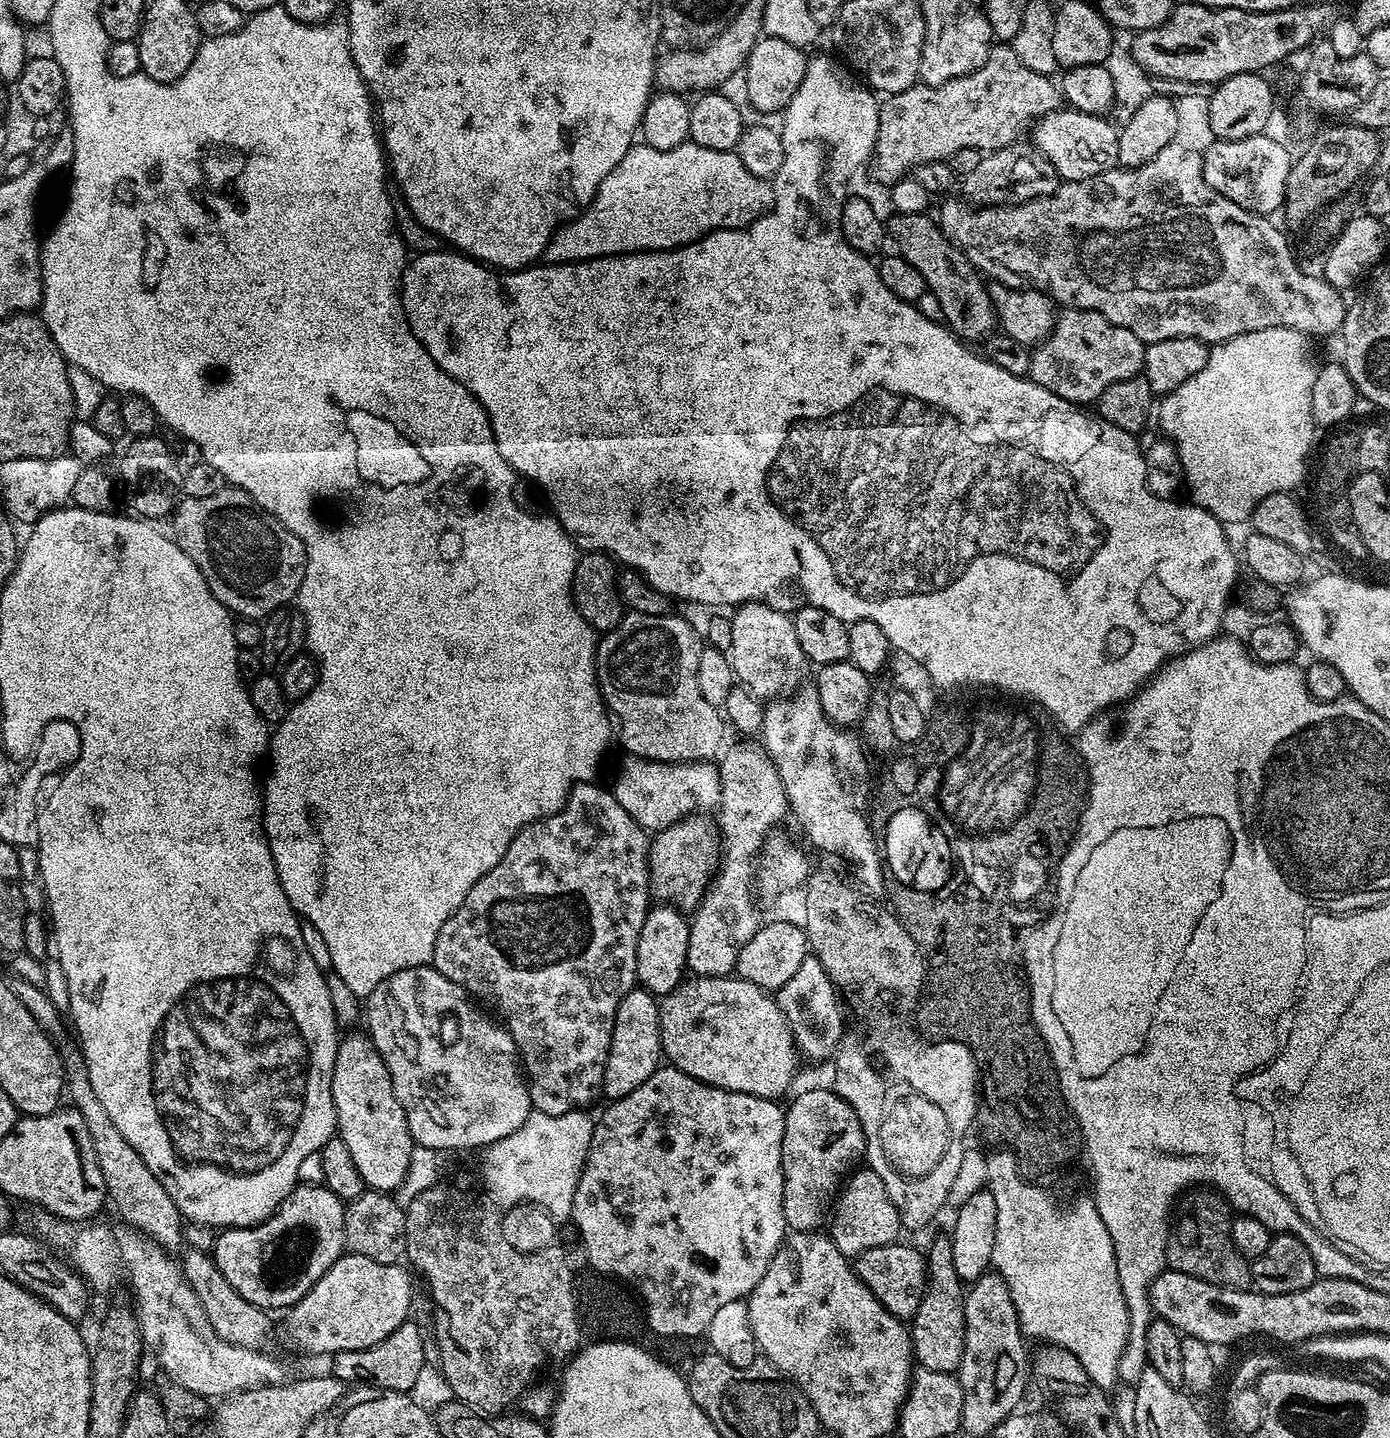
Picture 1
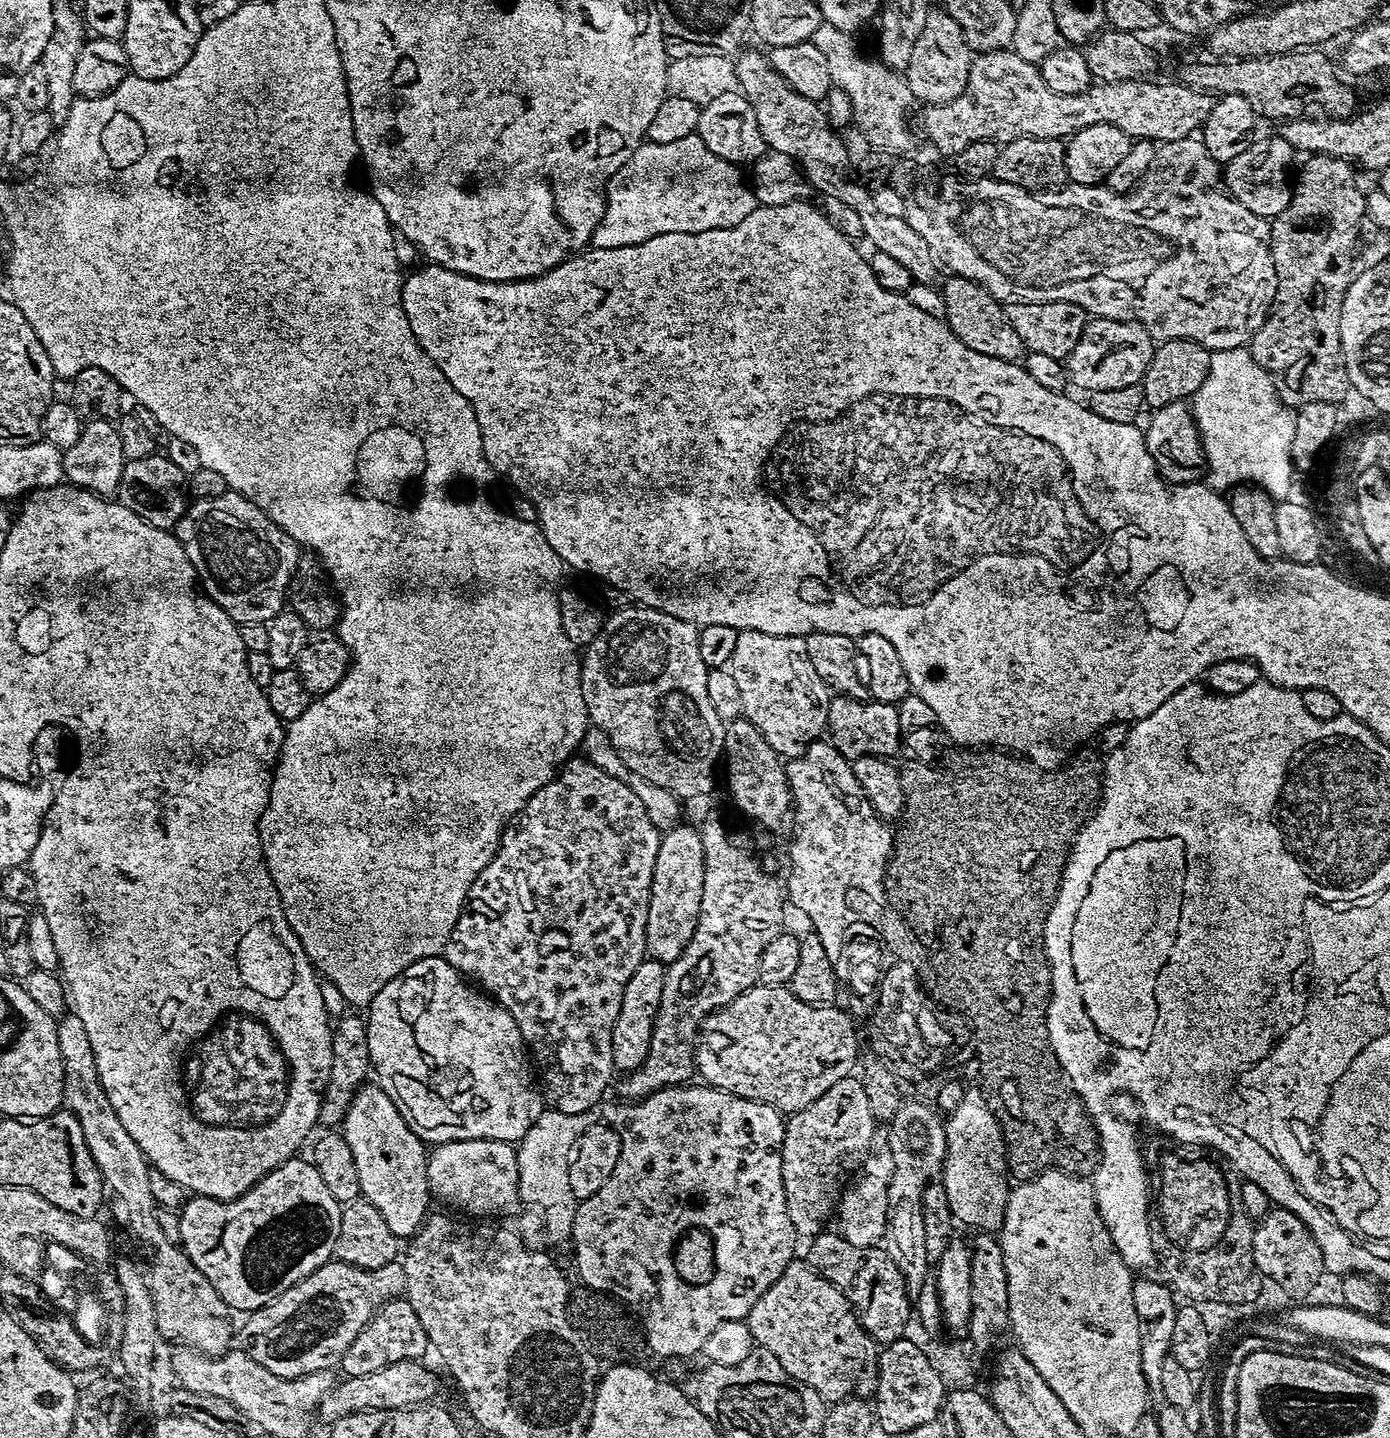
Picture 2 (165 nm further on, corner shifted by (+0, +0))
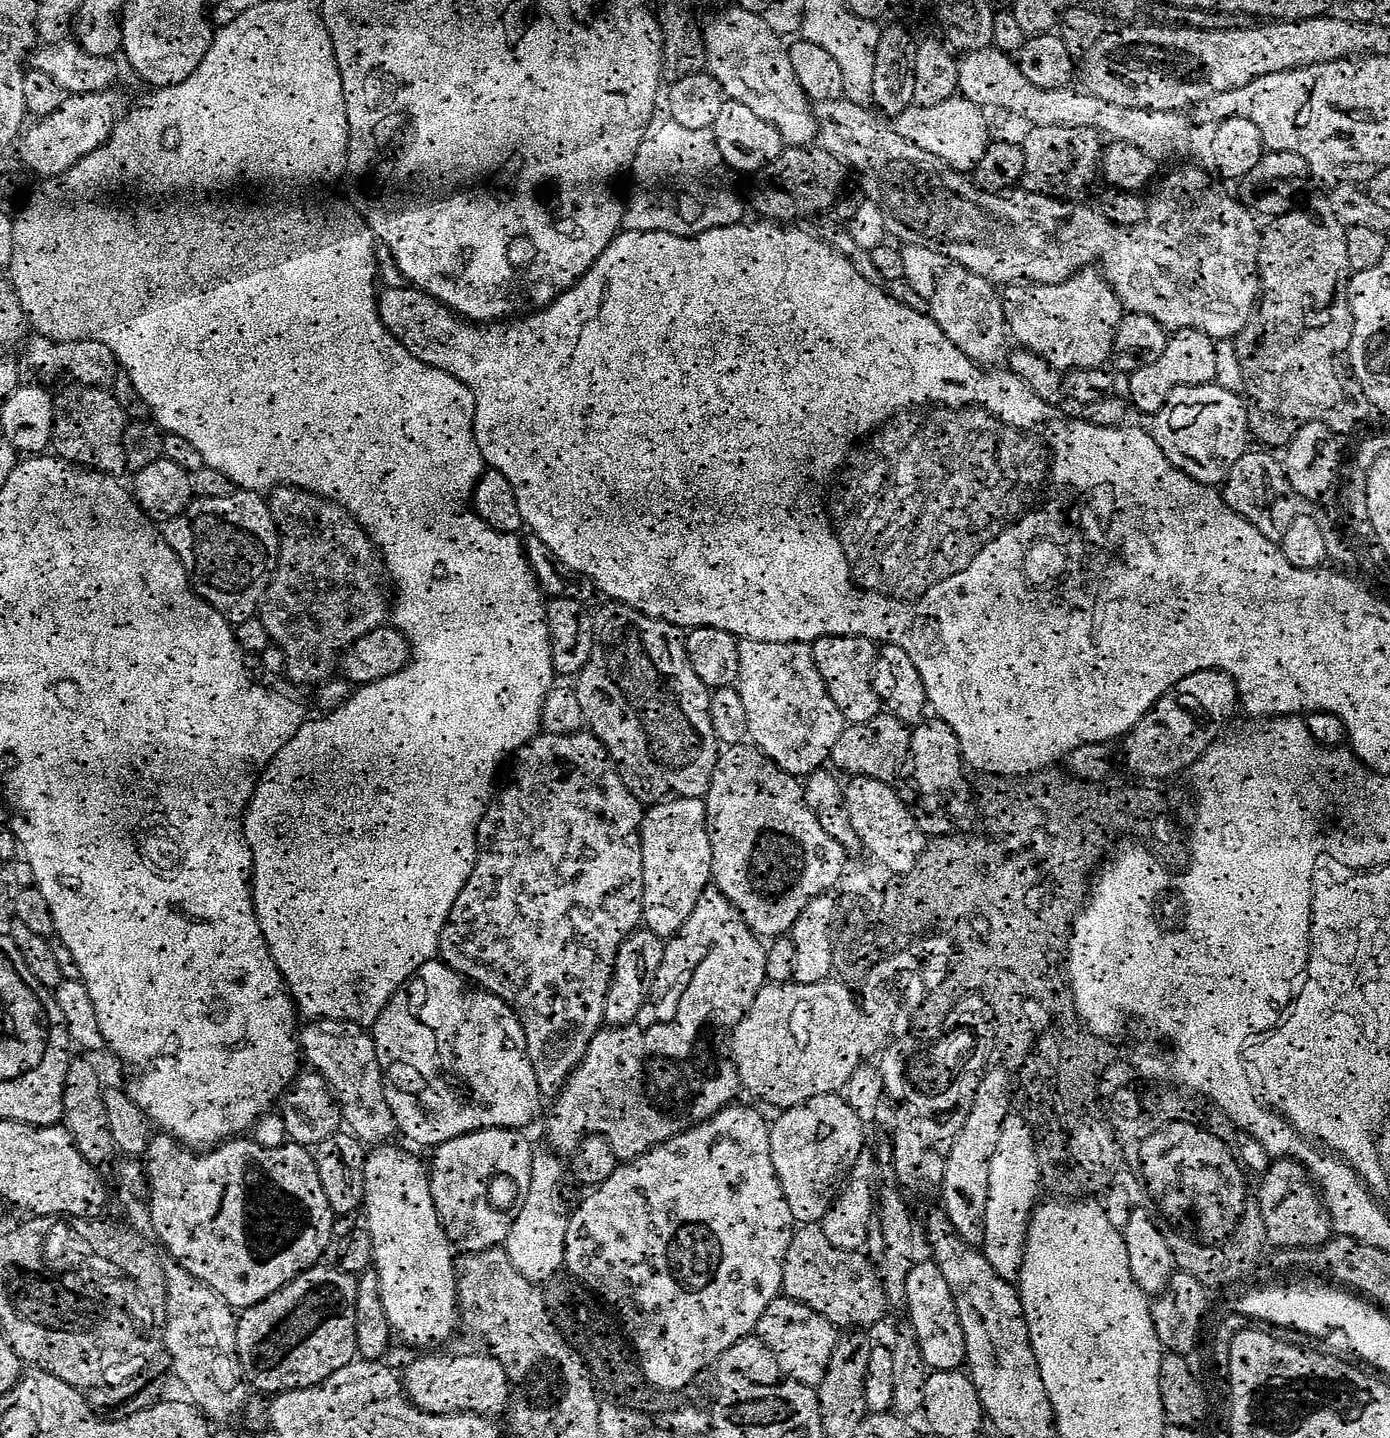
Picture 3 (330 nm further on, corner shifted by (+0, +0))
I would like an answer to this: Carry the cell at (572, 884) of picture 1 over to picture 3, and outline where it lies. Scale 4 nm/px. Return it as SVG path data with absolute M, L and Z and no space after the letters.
M587 730L579 732L571 732L565 736L559 736L553 732L541 731L532 737L518 753L516 765L512 768L512 777L508 780L508 785L504 789L499 789L498 795L489 803L488 811L480 820L480 825L476 831L476 861L474 862L474 870L470 870L470 878L466 878L466 886L462 886L462 890L458 894L458 898L454 898L454 906L450 910L448 920L444 923L444 929L440 935L440 951L439 959L448 964L454 971L460 973L461 976L467 978L473 985L479 986L485 992L493 992L498 998L502 998L512 1008L512 1013L518 1018L518 1022L522 1026L522 1030L526 1034L526 1050L530 1062L534 1066L534 1078L538 1082L538 1090L541 1097L555 1098L564 1088L564 1084L568 1080L568 1076L580 1064L580 1059L586 1054L588 1043L594 1038L594 1034L600 1031L604 1024L604 999L606 998L606 990L612 981L612 967L616 961L618 950L622 946L622 942L630 933L637 931L638 925L641 923L644 915L644 879L642 878L642 846L640 845L640 824L644 821L645 805L637 796L630 794L630 790L622 782L622 778L616 772L616 766L608 756L608 751L602 746L602 742L596 736Z

